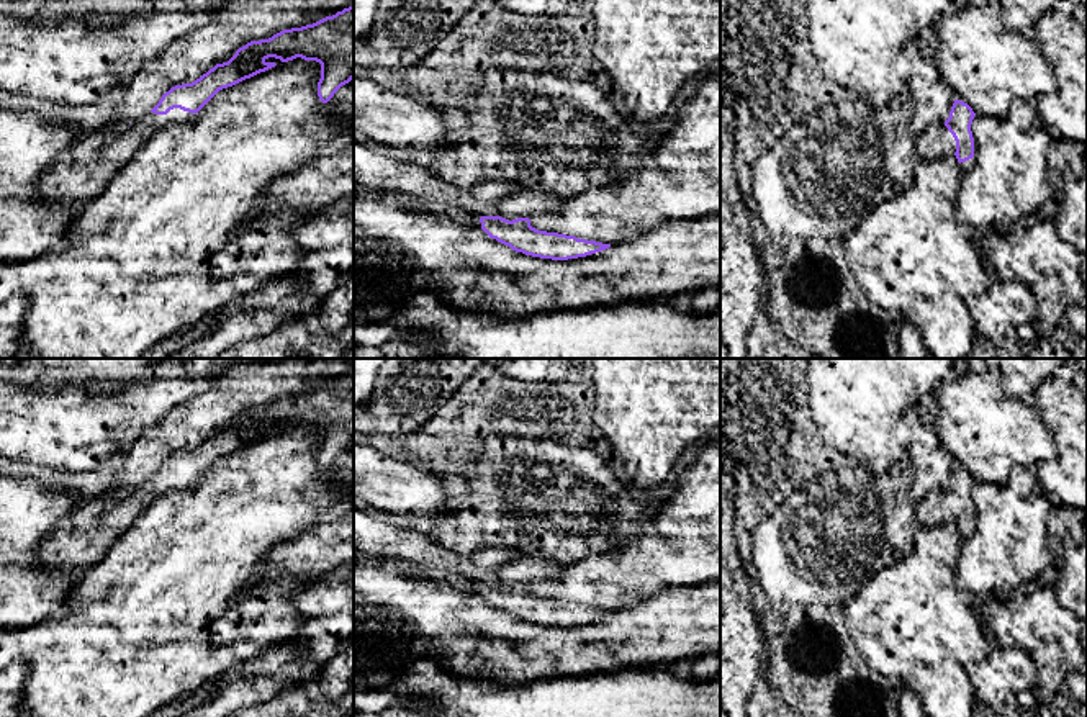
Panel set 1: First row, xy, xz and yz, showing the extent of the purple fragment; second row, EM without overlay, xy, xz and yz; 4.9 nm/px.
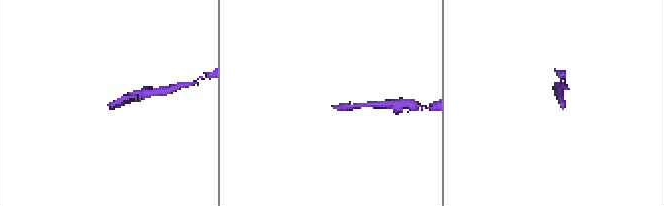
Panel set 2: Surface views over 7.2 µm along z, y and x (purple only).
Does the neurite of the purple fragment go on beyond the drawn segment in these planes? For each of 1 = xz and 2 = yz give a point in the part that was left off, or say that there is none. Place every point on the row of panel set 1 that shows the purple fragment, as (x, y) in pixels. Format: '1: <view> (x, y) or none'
1: xz (526, 203)
2: yz (933, 141)

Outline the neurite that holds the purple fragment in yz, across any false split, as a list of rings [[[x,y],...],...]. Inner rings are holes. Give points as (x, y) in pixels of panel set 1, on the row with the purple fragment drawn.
[[[954,100],[946,121],[933,121],[915,138],[915,156],[918,160],[930,160],[954,154],[961,172],[974,164],[974,138],[971,124],[976,113],[972,108]]]

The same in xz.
[[[525,188],[506,195],[496,205],[496,214],[476,218],[475,226],[481,228],[491,239],[509,246],[516,252],[540,259],[568,260],[611,247],[611,244],[539,231],[530,226],[530,216],[544,211],[555,211],[560,208],[560,203],[562,198],[557,195]]]

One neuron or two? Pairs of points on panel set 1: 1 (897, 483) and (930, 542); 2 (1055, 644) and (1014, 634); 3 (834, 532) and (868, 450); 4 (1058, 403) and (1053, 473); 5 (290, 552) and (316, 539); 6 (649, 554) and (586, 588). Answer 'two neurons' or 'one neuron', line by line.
1: two neurons
2: one neuron
3: two neurons
4: one neuron
5: one neuron
6: one neuron

